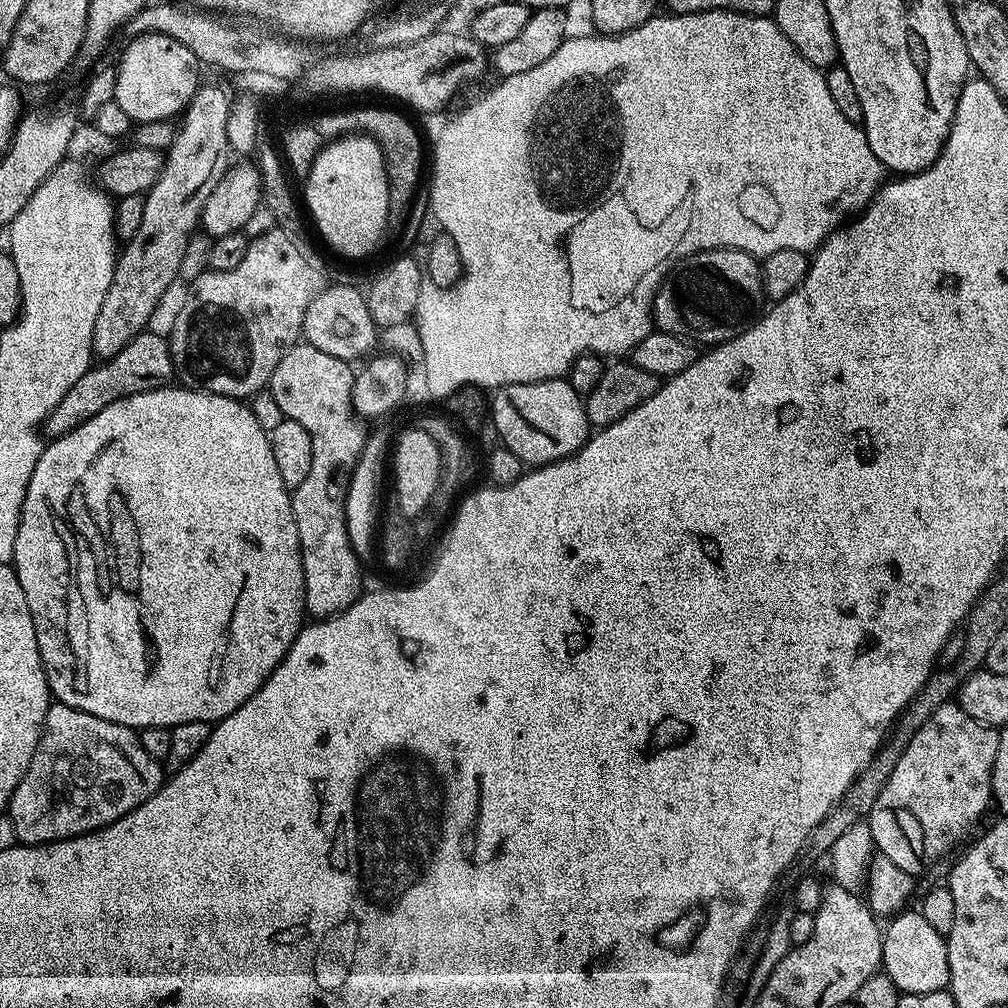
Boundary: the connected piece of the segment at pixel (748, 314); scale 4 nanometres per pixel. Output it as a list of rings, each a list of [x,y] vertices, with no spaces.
[[[716,248],[713,252],[698,252],[689,256],[675,267],[661,282],[660,289],[654,292],[652,319],[659,331],[670,336],[687,338],[697,345],[715,346],[734,339],[738,332],[743,332],[756,323],[761,311],[760,303],[765,303],[766,300],[764,288],[760,284],[760,264],[757,257],[733,248]]]

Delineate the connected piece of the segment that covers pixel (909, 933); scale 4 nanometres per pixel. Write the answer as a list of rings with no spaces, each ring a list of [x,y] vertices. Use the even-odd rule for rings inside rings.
[[[918,910],[901,911],[887,921],[883,929],[884,963],[883,971],[894,982],[894,986],[904,994],[930,994],[948,988],[950,962],[948,961],[948,941]]]

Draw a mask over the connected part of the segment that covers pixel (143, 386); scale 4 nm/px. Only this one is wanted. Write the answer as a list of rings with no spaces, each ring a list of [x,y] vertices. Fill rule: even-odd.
[[[145,330],[136,335],[132,341],[118,354],[114,354],[110,359],[97,363],[89,367],[78,382],[70,388],[66,398],[56,407],[55,412],[50,417],[53,437],[64,436],[70,430],[74,430],[82,422],[94,418],[110,402],[118,402],[127,396],[133,396],[139,392],[149,392],[155,388],[161,388],[172,376],[172,364],[174,365],[174,355],[169,341],[164,340],[153,330]],[[97,367],[97,368],[96,368]]]

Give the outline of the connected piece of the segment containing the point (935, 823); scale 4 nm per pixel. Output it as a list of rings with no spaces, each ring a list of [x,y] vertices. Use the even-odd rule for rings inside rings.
[[[952,702],[952,704],[944,704],[941,706],[941,708],[934,709],[932,712],[932,717],[930,717],[929,720],[926,721],[925,724],[922,725],[921,728],[918,729],[917,732],[914,733],[913,736],[909,738],[908,745],[906,745],[905,748],[901,750],[900,757],[897,758],[896,765],[893,766],[892,773],[890,773],[888,776],[888,781],[886,781],[885,784],[881,786],[880,793],[877,794],[876,801],[874,801],[872,804],[872,813],[870,813],[868,817],[866,817],[866,823],[872,835],[872,843],[878,849],[878,852],[884,855],[886,858],[888,858],[890,862],[892,862],[893,865],[898,868],[898,870],[904,872],[911,878],[917,877],[919,872],[923,870],[924,863],[926,863],[927,860],[936,860],[939,858],[939,856],[946,855],[948,852],[948,847],[950,847],[951,844],[958,843],[959,840],[962,839],[963,836],[966,835],[967,832],[971,830],[972,823],[974,823],[975,820],[978,819],[979,816],[982,815],[983,812],[987,810],[988,804],[990,808],[990,801],[992,800],[992,767],[994,766],[994,758],[998,754],[999,741],[1000,741],[1000,734],[999,731],[997,731],[997,729],[990,728],[988,727],[987,724],[983,724],[982,722],[978,722],[974,718],[970,718],[970,714],[966,714],[966,710],[962,710],[959,706],[959,703]]]

